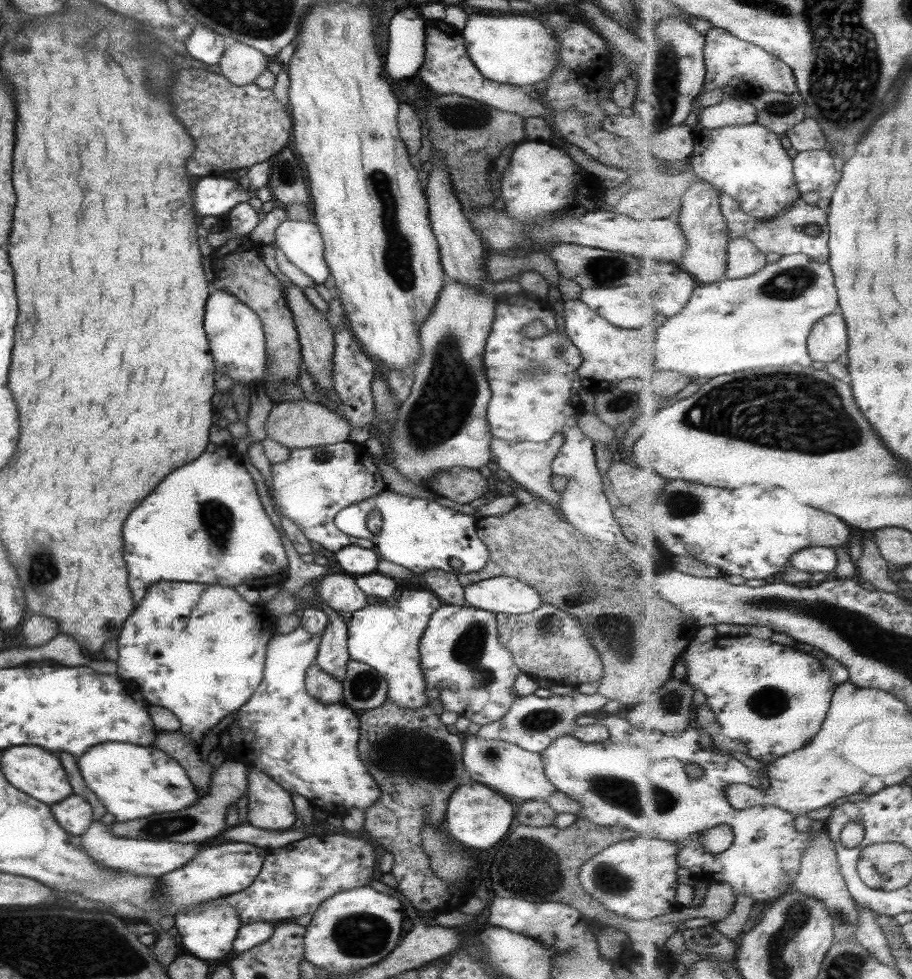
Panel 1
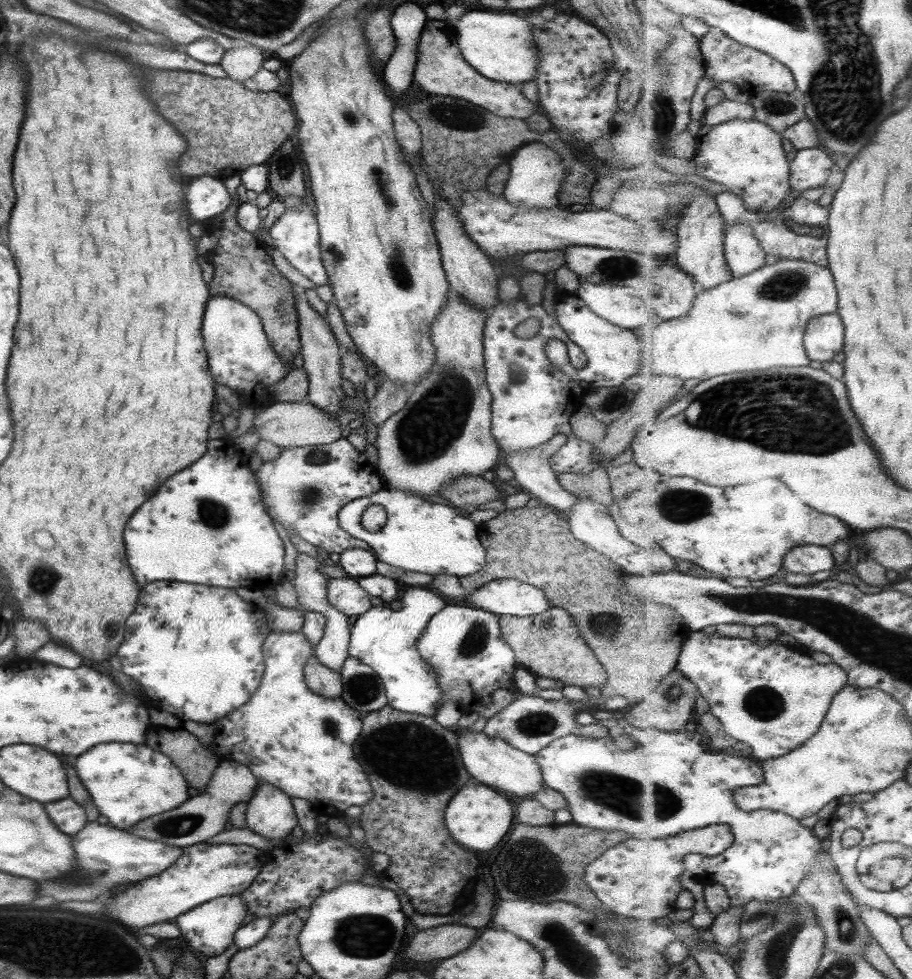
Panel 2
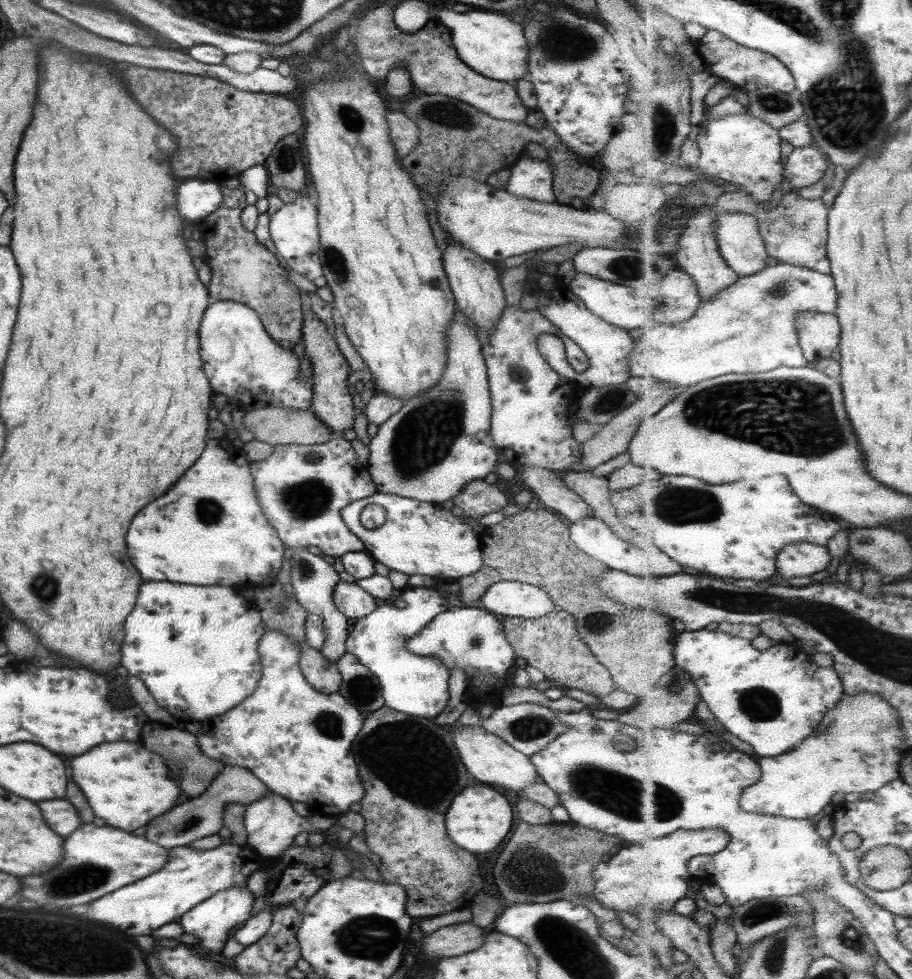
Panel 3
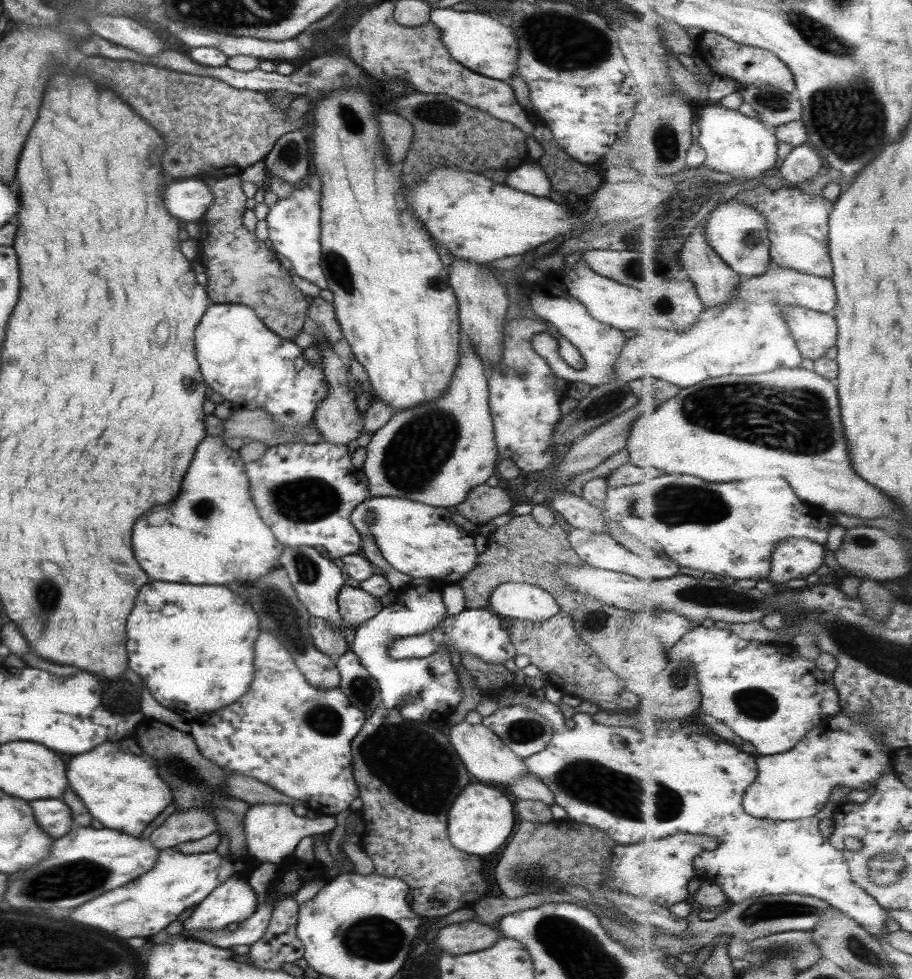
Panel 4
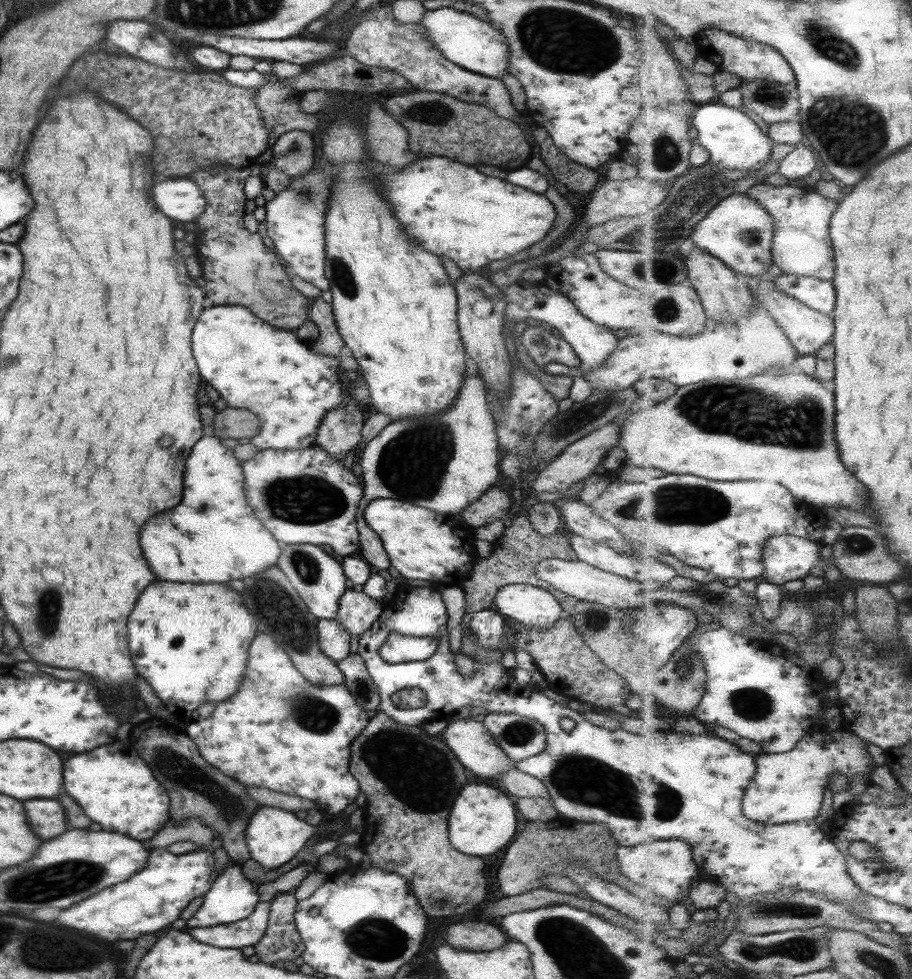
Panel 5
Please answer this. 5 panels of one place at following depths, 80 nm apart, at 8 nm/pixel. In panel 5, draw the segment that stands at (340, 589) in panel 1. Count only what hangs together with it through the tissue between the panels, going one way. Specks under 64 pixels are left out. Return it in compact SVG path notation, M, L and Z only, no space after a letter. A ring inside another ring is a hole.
M345 589L338 600L338 609L334 620L348 635L359 636L367 627L375 622L386 607L378 599L353 589Z

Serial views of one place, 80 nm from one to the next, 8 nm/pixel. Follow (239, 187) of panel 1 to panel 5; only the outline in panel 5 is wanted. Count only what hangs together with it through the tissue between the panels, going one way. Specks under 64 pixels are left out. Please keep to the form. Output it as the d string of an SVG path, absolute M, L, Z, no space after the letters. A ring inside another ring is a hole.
M167 180L157 182L151 188L153 202L157 208L175 224L185 224L193 221L203 213L206 200L200 188L192 180Z

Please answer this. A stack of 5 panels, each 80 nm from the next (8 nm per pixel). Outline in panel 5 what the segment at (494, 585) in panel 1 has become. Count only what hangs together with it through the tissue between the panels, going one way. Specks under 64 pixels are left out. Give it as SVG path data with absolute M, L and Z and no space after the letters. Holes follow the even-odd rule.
M524 584L501 586L494 594L492 609L519 622L522 628L546 629L562 614L562 608L546 590Z

